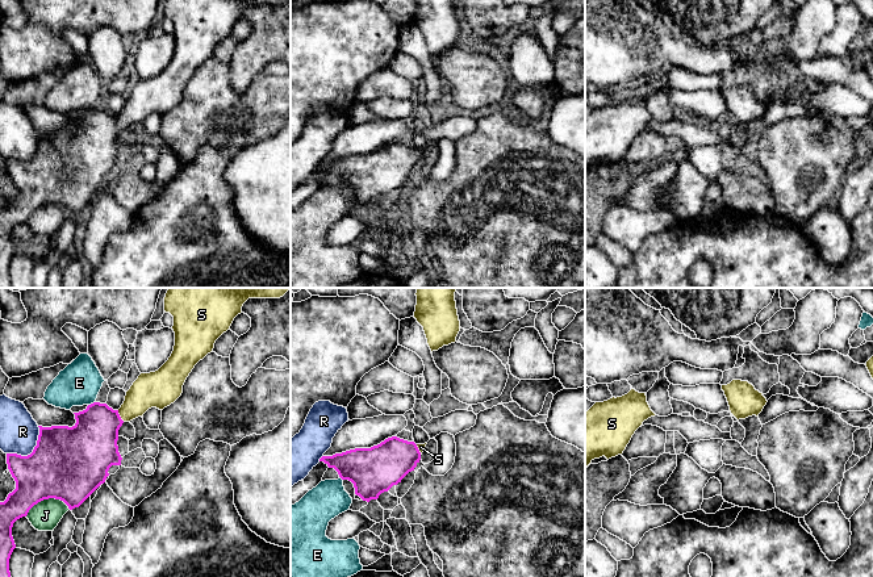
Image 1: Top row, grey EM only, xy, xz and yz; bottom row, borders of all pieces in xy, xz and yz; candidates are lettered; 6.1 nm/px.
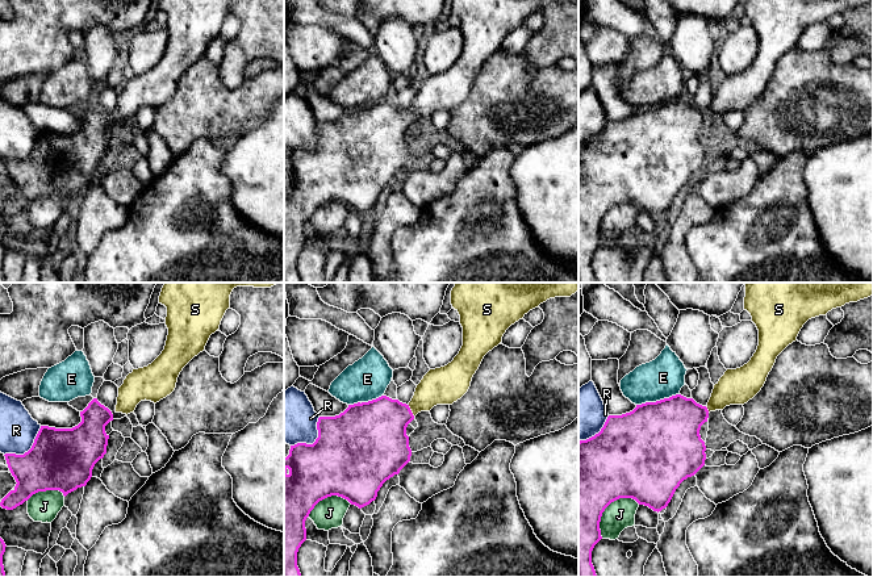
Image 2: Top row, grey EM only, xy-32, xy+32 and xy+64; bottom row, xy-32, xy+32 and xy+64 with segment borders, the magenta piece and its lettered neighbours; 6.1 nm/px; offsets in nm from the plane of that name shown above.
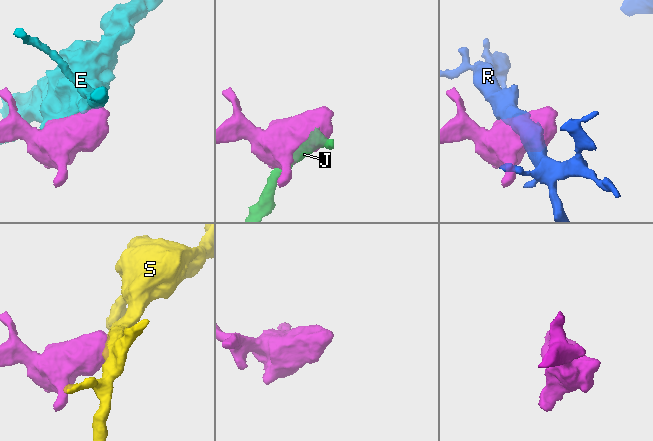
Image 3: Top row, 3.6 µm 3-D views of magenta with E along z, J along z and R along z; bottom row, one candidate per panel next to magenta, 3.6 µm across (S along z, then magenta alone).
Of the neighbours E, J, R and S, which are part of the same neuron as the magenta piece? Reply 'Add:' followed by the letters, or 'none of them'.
Add: S

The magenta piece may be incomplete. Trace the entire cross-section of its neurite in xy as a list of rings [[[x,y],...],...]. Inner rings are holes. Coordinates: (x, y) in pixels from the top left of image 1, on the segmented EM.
[[[168,288],[164,312],[174,317],[175,346],[168,360],[155,372],[141,373],[126,392],[118,410],[106,404],[93,402],[85,410],[74,413],[76,423],[68,426],[39,427],[37,446],[28,456],[7,453],[7,464],[16,481],[16,489],[0,502],[0,577],[11,577],[9,559],[16,548],[13,523],[26,517],[38,502],[49,498],[63,501],[70,510],[79,507],[109,476],[112,465],[121,465],[118,430],[151,409],[163,410],[183,393],[183,385],[195,368],[214,348],[216,340],[242,313],[248,298],[280,298],[291,288]]]

